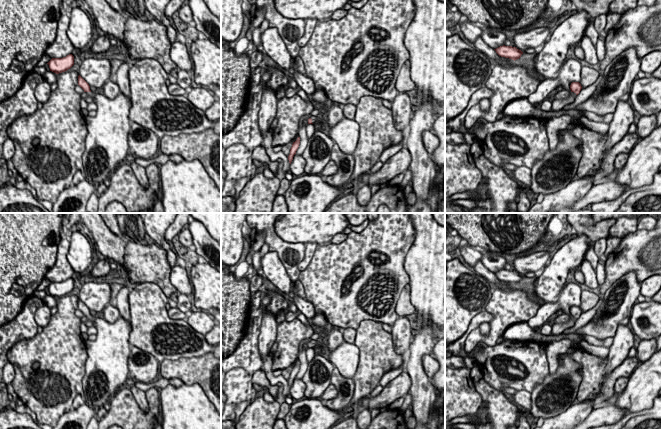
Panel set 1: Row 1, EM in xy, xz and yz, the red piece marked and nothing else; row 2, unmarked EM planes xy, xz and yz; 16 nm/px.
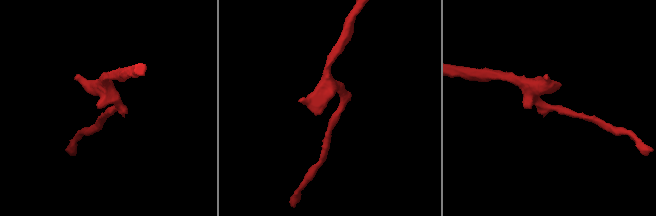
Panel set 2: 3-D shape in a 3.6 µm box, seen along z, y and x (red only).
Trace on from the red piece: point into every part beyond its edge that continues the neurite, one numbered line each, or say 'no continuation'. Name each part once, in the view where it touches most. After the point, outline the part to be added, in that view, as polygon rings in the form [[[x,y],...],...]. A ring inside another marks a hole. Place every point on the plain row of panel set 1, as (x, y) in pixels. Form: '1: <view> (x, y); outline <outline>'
1: xz (345, 357); outline [[[311,340],[312,347],[320,346],[329,355],[328,360],[338,369],[343,377],[353,378],[360,359],[359,348],[354,343],[344,341],[333,351],[328,350],[326,340]]]

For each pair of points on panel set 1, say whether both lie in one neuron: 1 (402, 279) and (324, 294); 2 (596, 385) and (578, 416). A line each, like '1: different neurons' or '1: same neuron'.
1: same neuron
2: different neurons

